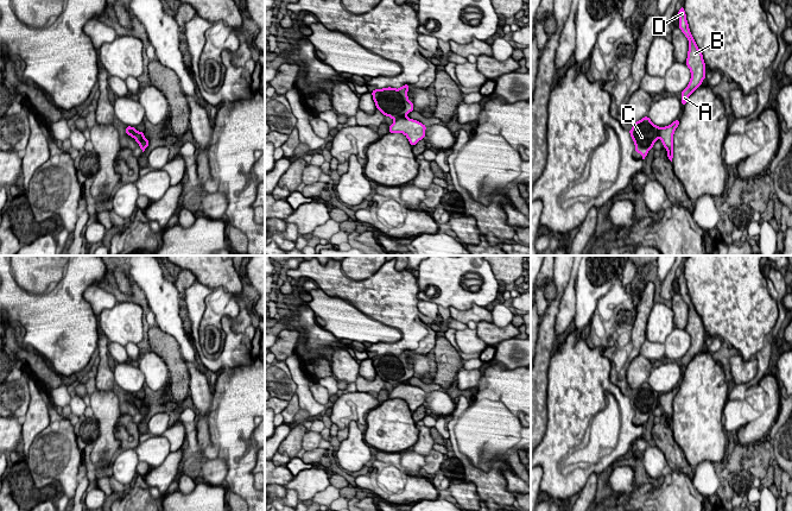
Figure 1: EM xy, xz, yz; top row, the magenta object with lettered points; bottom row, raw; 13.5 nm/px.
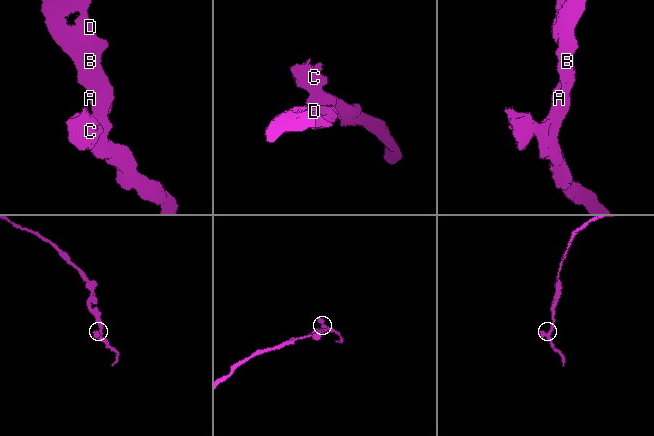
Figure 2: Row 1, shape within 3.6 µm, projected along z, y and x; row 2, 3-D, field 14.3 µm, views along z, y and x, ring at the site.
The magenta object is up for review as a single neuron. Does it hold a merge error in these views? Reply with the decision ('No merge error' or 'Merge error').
Merge error

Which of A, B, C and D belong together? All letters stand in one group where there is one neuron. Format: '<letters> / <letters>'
A B D / C

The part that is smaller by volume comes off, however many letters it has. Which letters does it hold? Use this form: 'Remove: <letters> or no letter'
Remove: C

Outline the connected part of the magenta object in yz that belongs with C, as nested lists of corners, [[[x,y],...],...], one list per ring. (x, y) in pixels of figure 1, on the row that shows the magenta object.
[[[648,116],[642,118],[638,122],[632,122],[633,128],[628,130],[635,144],[635,151],[642,156],[647,156],[648,151],[653,147],[659,138],[660,127],[654,125]]]

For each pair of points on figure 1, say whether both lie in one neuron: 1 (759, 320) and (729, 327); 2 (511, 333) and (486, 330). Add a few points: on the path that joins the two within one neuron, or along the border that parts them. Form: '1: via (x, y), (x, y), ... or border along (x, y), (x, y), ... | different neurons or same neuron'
1: via (752, 320), (736, 320) | same neuron
2: via (505, 333), (492, 333) | same neuron

